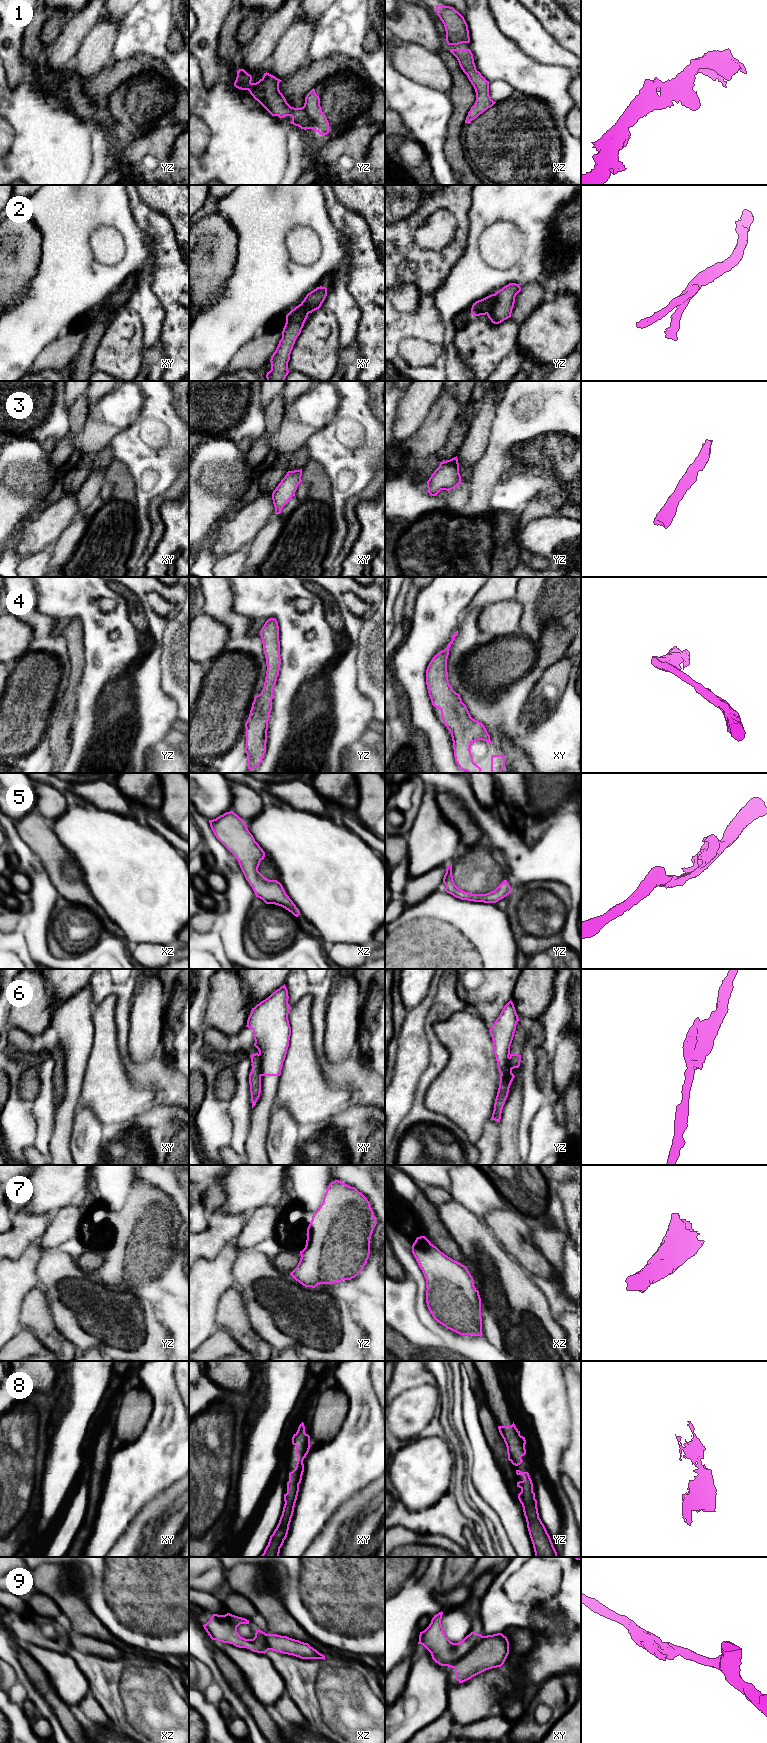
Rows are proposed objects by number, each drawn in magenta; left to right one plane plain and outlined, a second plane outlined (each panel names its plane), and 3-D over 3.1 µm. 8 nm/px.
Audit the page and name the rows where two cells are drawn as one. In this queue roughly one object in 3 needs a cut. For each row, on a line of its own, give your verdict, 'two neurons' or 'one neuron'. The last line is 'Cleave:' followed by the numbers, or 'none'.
1: one neuron
2: two neurons
3: one neuron
4: one neuron
5: one neuron
6: two neurons
7: one neuron
8: one neuron
9: two neurons
Cleave: 2, 6, 9

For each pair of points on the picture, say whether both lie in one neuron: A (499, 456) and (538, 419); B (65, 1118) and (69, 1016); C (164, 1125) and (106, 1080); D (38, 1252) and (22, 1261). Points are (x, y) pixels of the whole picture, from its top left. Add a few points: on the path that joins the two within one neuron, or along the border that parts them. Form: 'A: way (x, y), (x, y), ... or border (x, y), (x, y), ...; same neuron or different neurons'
A: way (506, 446), (528, 424); same neuron
B: way (72, 1093), (73, 1041); same neuron
C: border (153, 1106), (145, 1109), (129, 1125); different neurons
D: way (34, 1253), (26, 1261); same neuron

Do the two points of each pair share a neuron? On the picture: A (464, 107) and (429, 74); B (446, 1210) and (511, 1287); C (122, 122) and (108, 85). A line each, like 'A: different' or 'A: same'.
A: different
B: same
C: different

